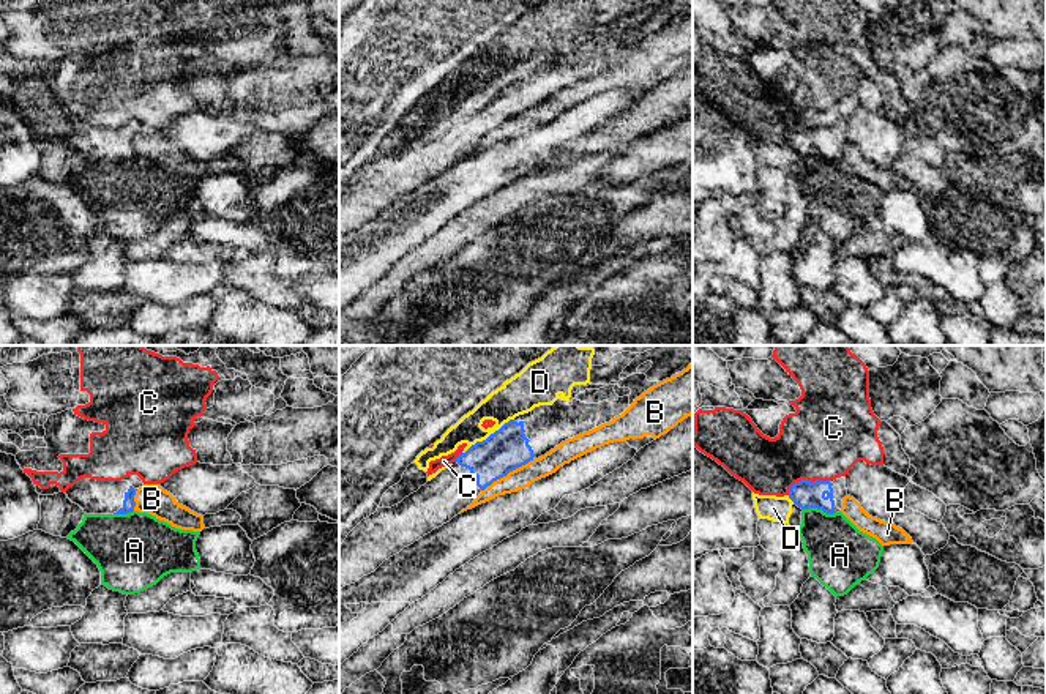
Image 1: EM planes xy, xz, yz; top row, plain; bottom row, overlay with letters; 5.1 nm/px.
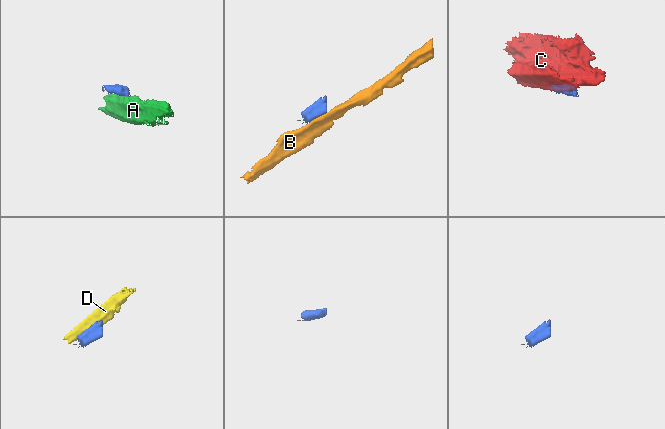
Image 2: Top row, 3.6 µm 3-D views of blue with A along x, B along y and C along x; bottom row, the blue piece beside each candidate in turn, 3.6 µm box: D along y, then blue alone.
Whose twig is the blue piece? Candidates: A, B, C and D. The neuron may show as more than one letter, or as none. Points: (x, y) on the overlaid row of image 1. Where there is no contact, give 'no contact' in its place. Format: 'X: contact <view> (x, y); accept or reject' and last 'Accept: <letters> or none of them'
A: contact yz (819, 508); reject
B: contact xz (507, 473); reject
C: contact yz (806, 480); reject
D: contact xz (489, 436); reject
Accept: none of them

